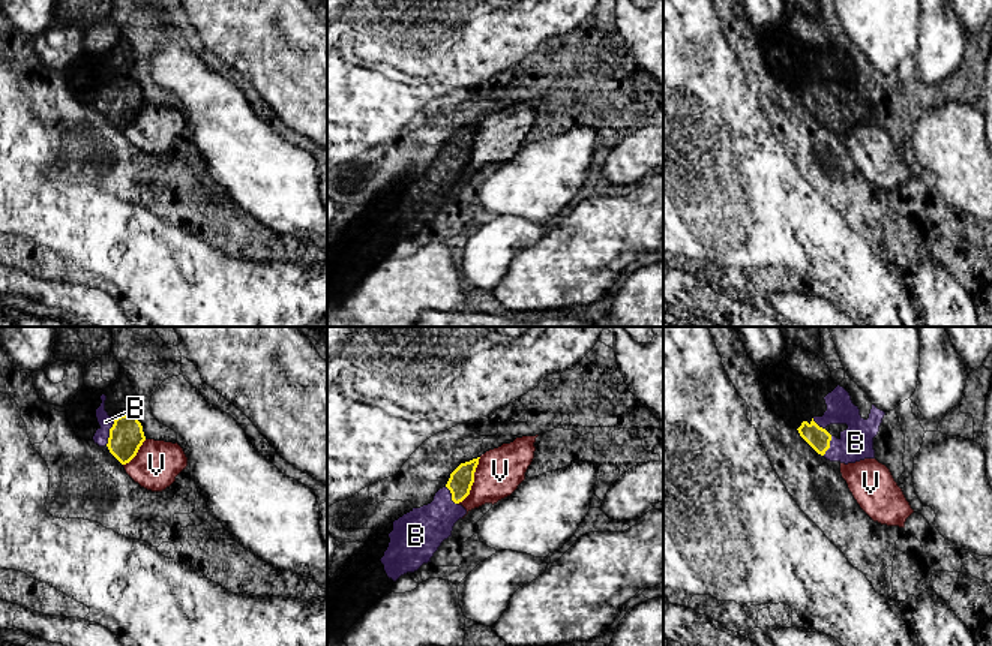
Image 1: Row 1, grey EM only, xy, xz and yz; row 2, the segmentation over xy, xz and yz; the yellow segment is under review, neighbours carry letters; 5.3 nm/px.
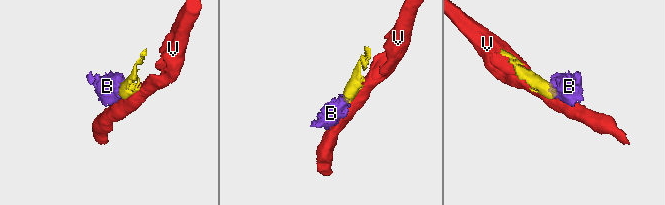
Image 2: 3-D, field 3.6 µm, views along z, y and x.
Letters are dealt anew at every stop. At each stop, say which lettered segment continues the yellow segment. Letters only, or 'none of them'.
B

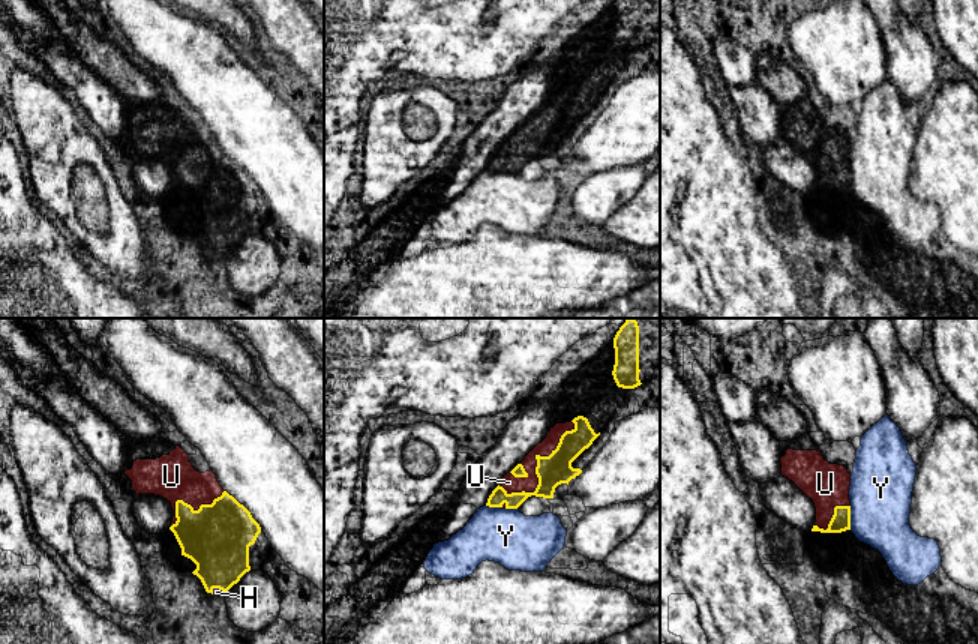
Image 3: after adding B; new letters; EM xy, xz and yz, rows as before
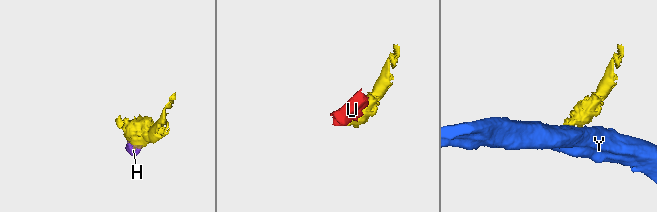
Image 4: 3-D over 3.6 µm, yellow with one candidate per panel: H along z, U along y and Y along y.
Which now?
H

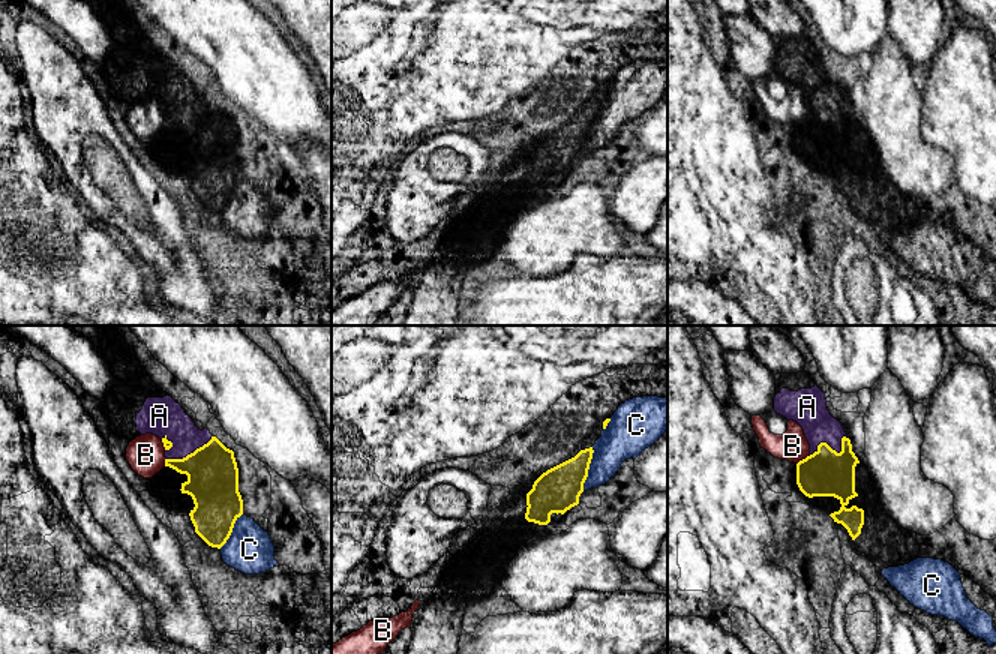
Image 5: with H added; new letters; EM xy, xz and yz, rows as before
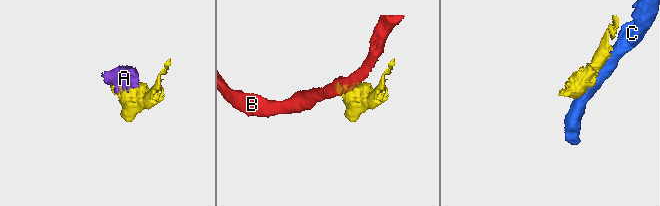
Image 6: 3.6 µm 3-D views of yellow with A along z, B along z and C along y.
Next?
none of them

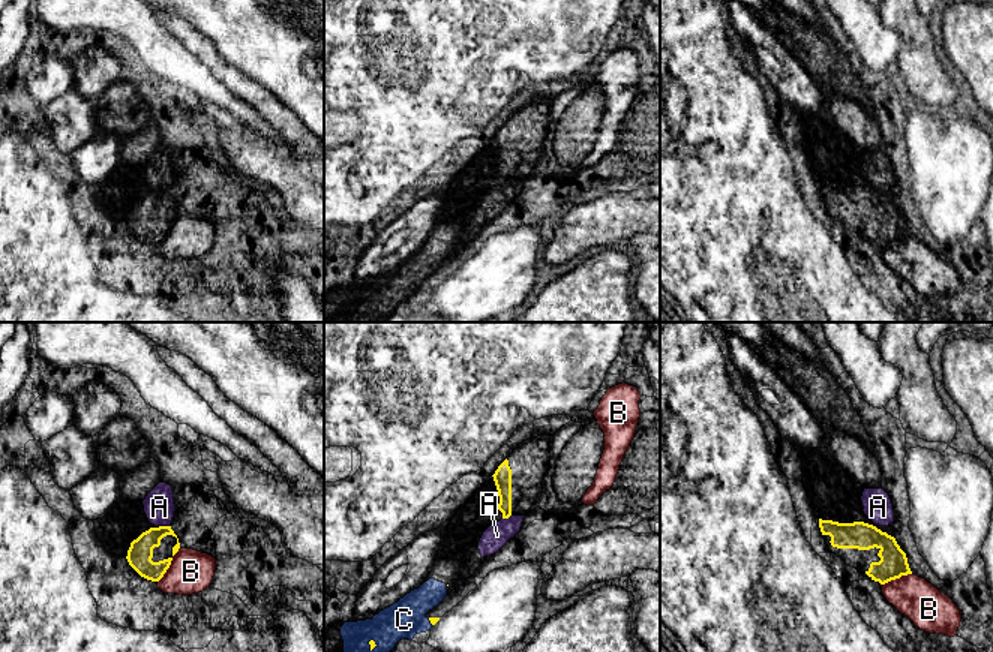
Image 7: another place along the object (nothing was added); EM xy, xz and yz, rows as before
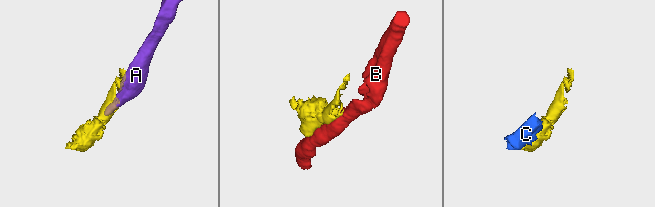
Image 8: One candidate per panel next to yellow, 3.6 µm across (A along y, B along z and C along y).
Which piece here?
none of them

